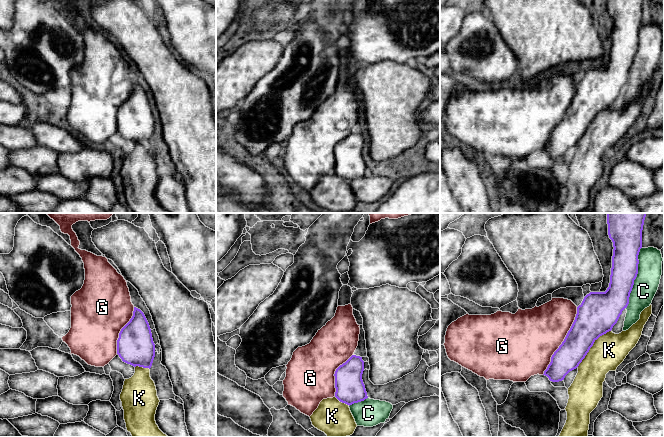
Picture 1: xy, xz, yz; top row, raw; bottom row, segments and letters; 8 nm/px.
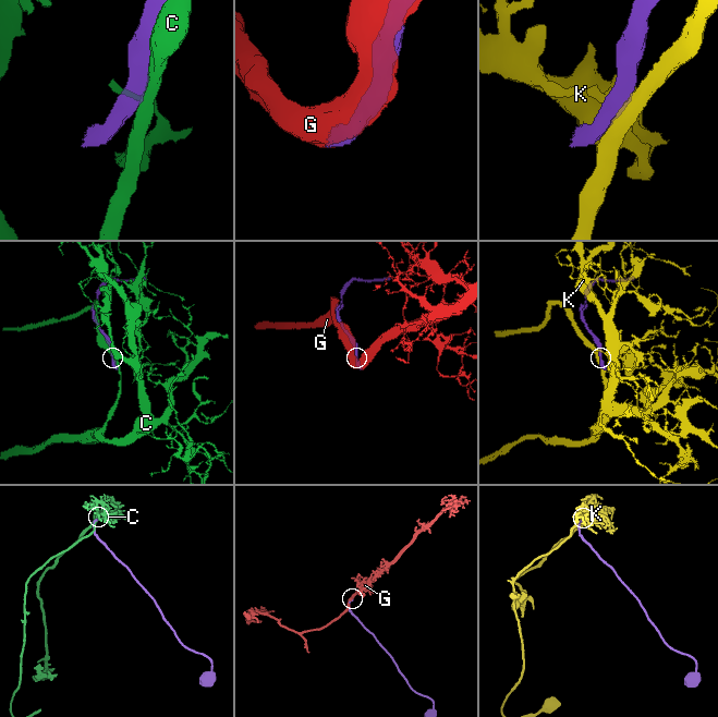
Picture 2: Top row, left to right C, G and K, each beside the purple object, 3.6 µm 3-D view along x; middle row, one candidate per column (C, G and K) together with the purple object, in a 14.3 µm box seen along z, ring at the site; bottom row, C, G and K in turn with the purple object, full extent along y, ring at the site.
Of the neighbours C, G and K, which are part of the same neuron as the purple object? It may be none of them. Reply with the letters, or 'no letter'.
G

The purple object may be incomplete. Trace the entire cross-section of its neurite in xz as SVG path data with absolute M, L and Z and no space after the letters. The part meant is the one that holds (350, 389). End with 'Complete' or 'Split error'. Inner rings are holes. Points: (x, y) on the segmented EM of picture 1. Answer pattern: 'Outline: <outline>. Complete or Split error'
Outline: M351 303L338 306L335 316L318 330L311 342L293 352L283 380L283 397L288 405L310 417L323 399L336 397L350 406L368 398L362 380L364 361L354 354L359 341L359 326Z. Split error

